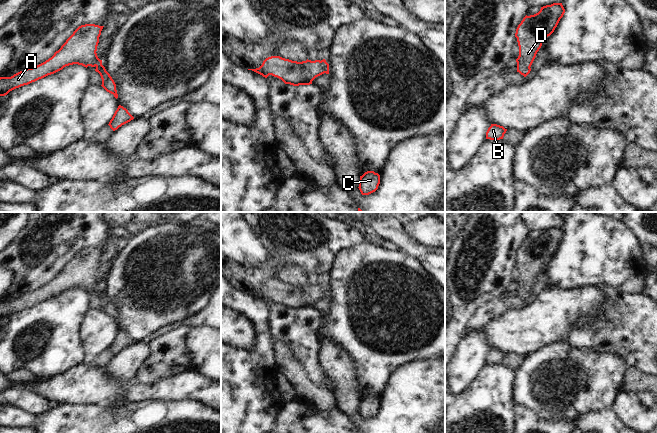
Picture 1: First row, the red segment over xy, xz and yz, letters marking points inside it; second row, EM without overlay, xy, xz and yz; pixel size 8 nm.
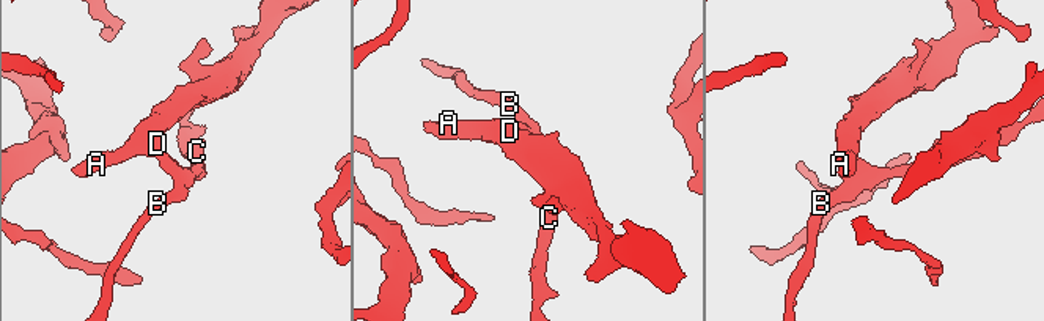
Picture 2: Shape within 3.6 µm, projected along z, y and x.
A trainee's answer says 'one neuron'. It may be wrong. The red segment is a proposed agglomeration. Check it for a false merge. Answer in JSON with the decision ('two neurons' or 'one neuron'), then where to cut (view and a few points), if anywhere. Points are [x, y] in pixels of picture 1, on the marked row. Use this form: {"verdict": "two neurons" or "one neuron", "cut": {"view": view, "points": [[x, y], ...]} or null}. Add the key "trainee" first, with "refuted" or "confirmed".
{"trainee": "confirmed", "verdict": "one neuron", "cut": null}

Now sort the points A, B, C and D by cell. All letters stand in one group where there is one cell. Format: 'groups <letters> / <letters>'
groups A B C D

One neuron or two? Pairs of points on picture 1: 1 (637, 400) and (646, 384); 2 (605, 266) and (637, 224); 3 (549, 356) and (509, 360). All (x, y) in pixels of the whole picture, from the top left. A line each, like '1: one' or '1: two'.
1: two
2: two
3: two

